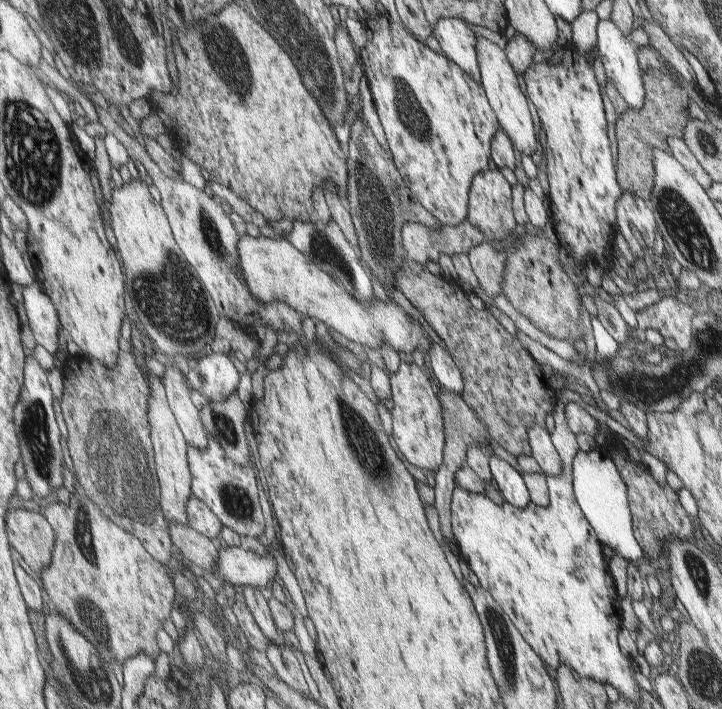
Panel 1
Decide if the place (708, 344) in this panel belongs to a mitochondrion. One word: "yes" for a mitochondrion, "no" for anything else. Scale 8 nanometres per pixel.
yes

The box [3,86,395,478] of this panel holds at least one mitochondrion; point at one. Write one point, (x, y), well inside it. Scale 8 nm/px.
(160, 291)

